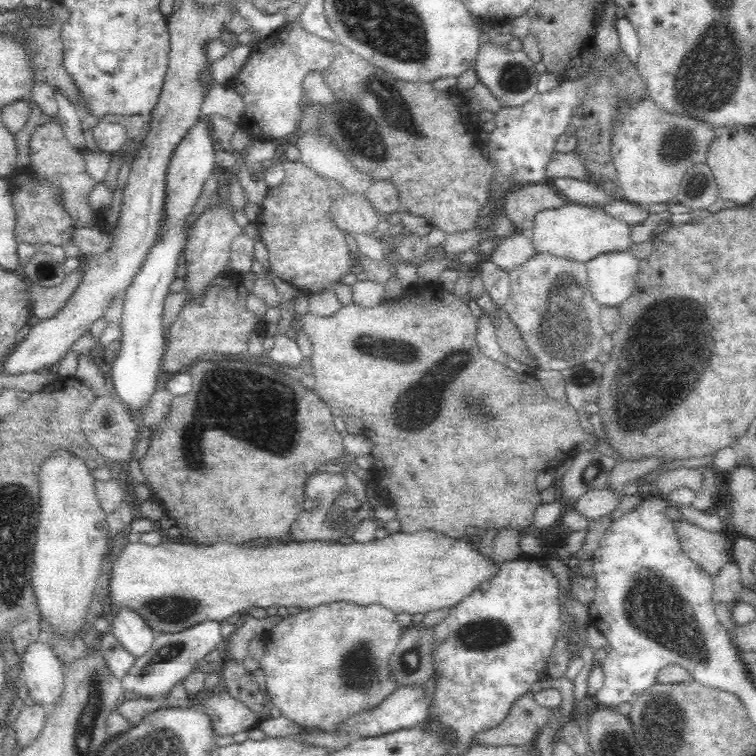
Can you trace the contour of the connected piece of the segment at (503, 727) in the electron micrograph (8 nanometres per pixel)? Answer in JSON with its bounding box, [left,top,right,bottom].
[475,690,549,746]

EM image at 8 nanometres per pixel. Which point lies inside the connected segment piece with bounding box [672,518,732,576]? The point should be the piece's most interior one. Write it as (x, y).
(709, 549)

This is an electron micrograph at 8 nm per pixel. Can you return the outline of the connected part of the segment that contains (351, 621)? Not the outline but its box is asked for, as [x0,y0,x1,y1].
[259,601,404,732]

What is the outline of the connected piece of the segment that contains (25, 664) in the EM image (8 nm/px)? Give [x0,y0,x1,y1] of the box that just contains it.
[21,638,63,706]

